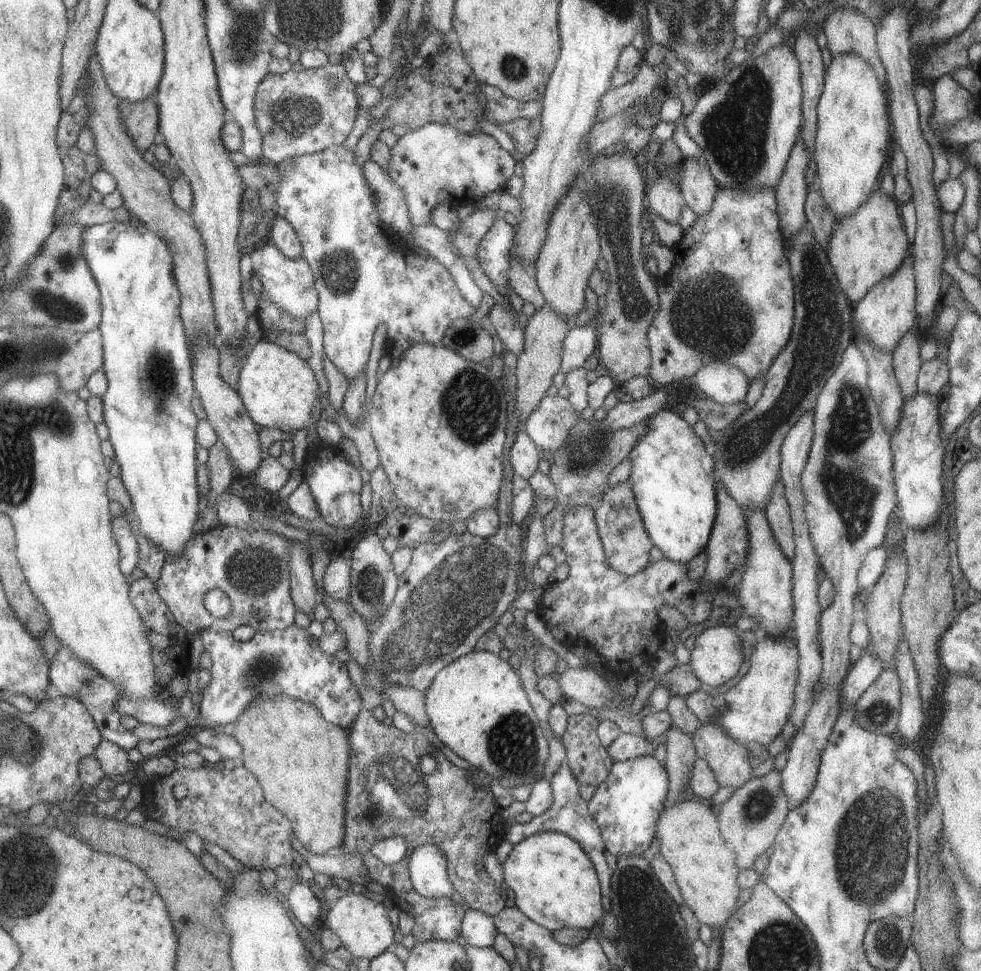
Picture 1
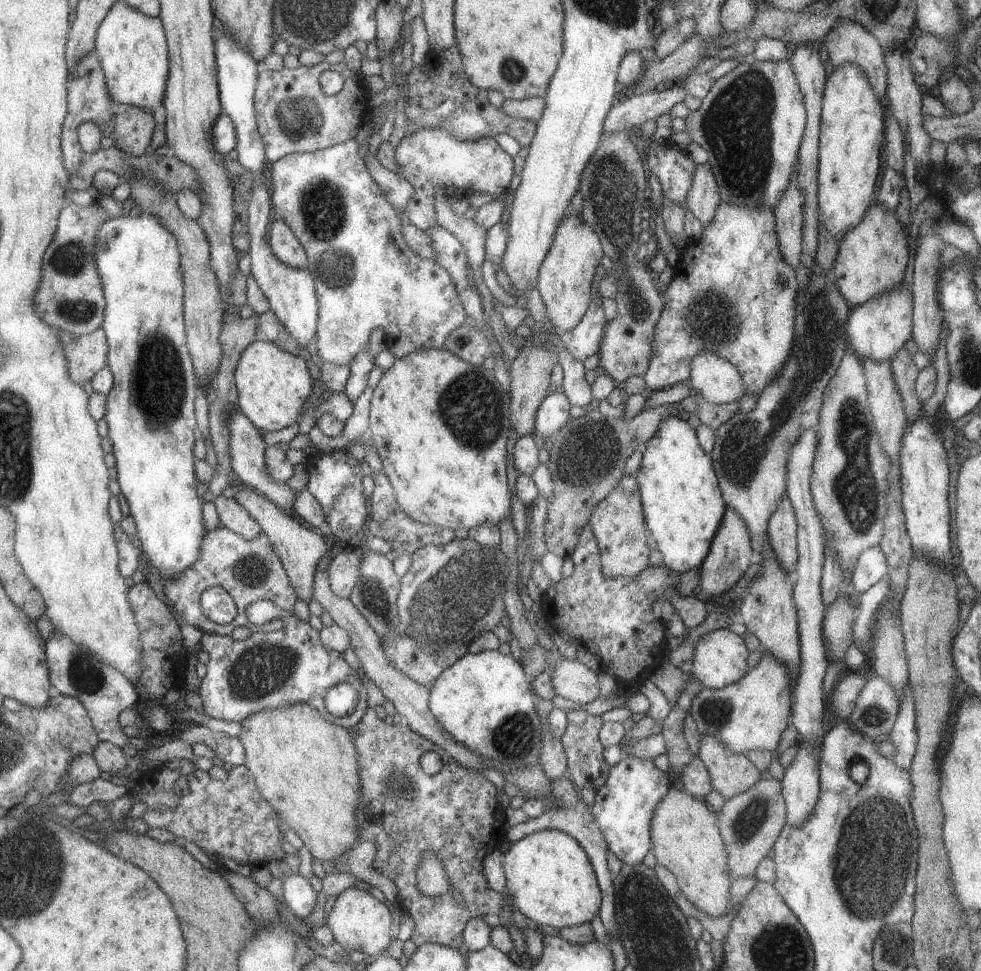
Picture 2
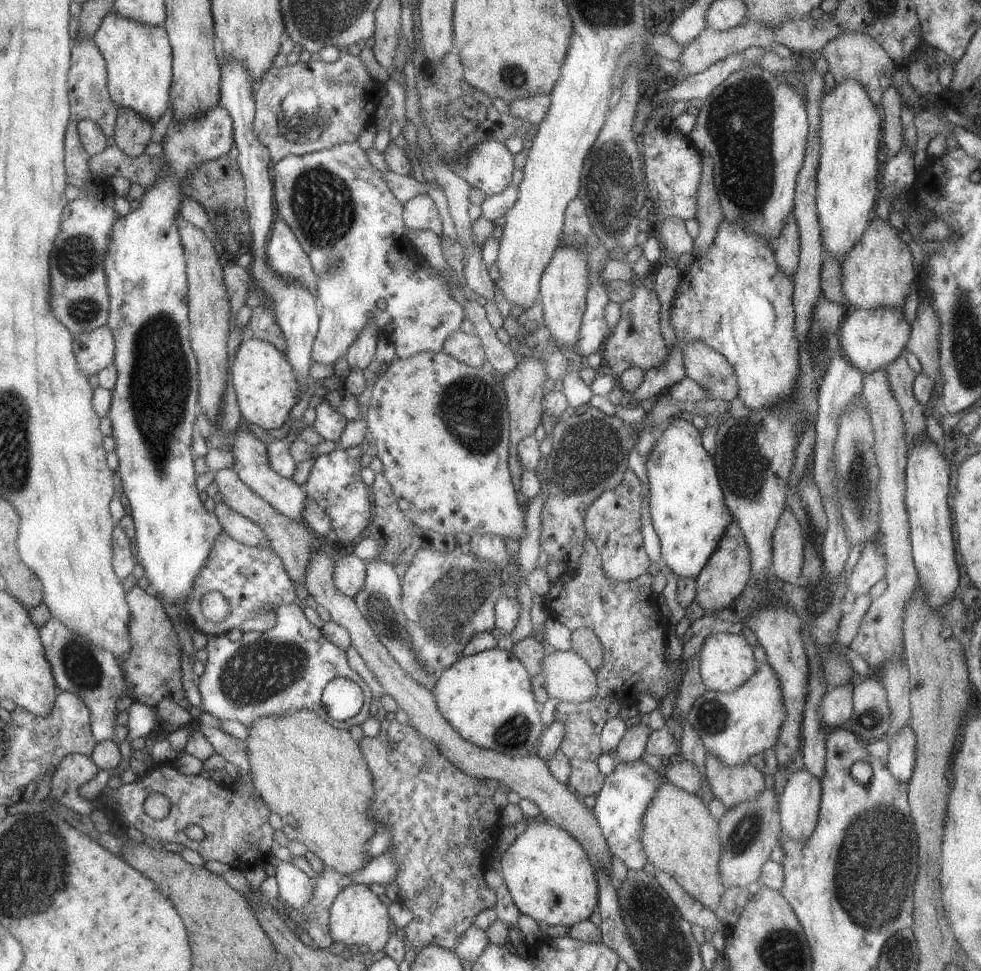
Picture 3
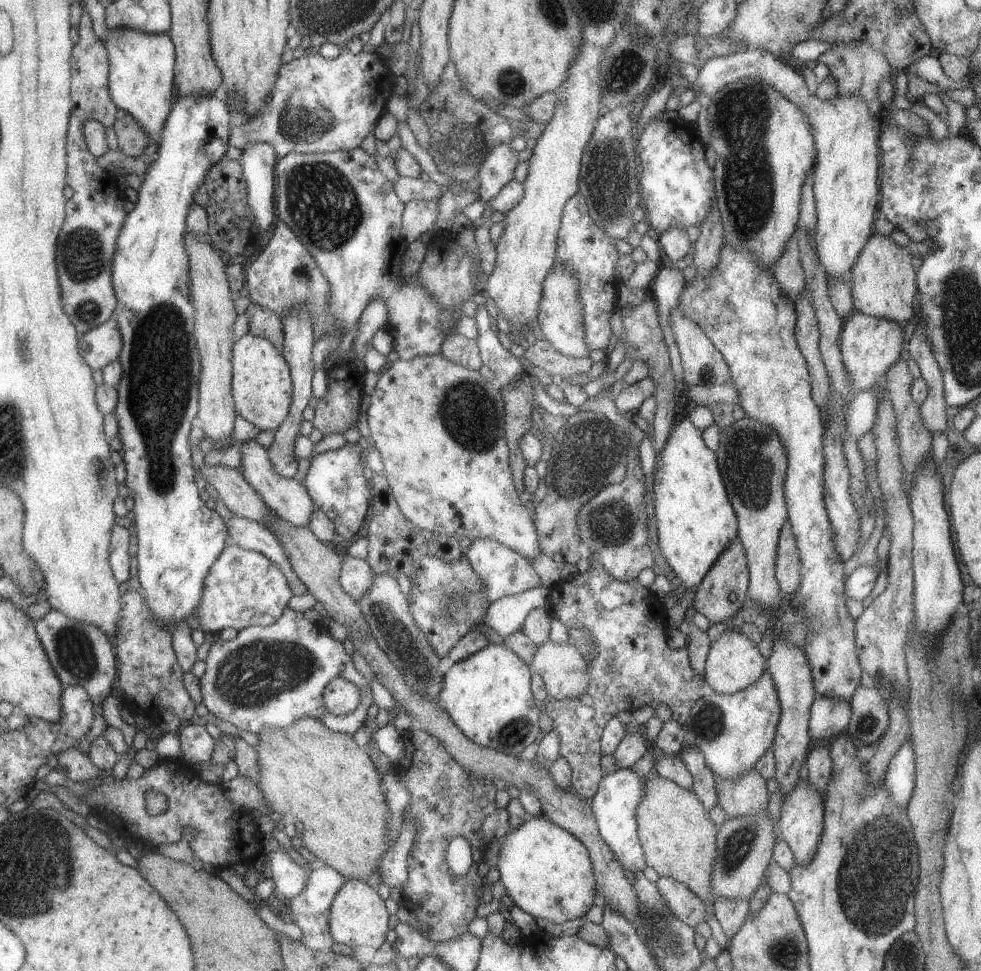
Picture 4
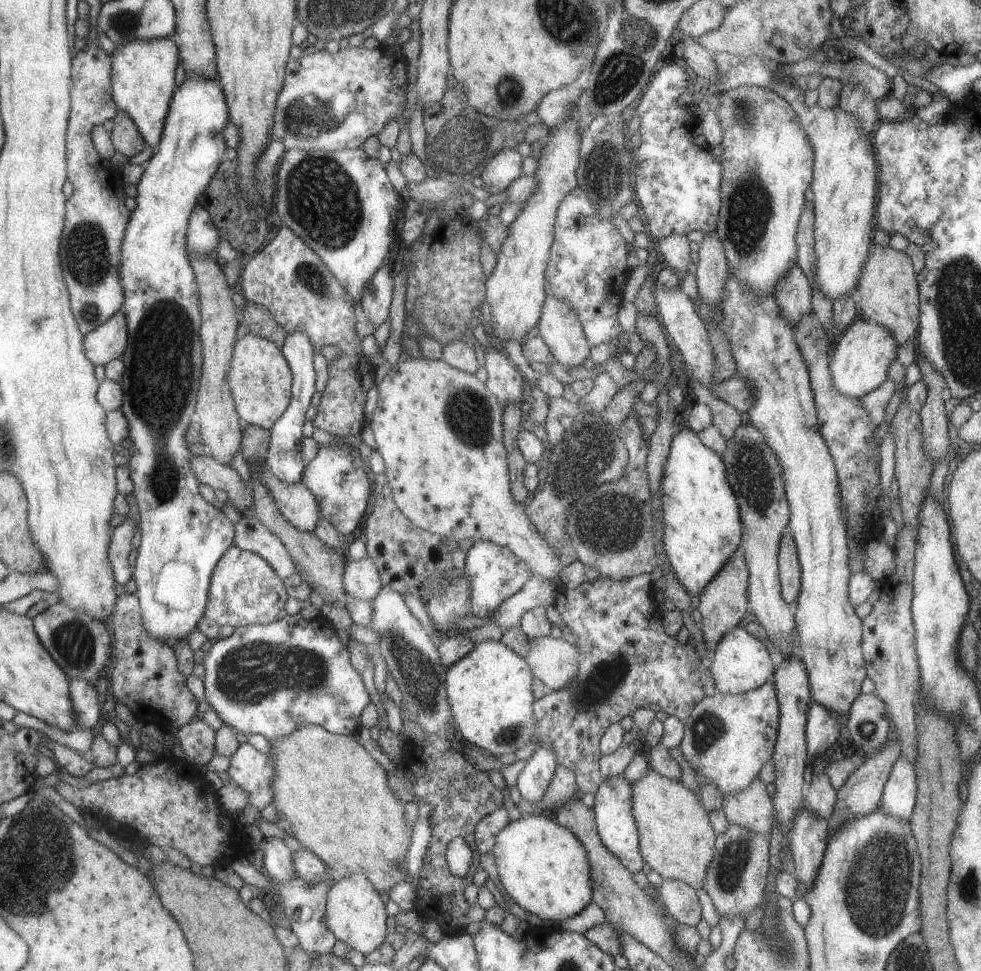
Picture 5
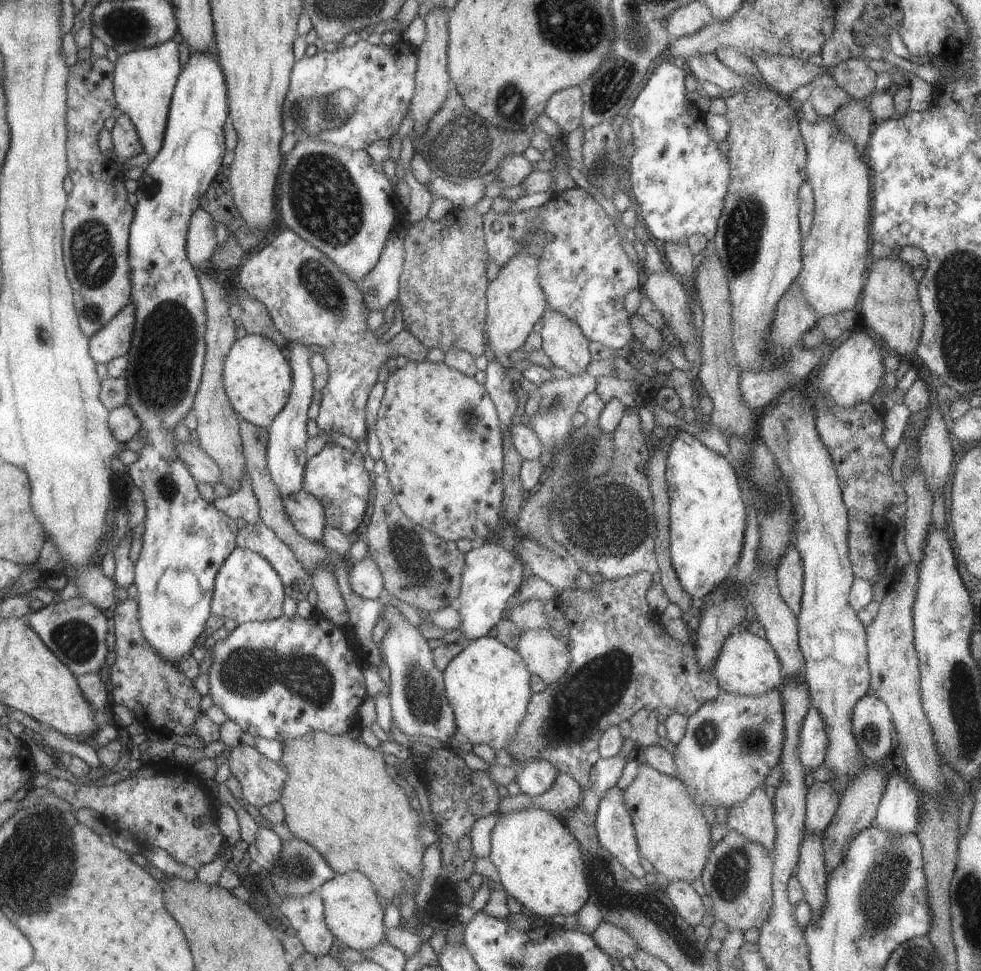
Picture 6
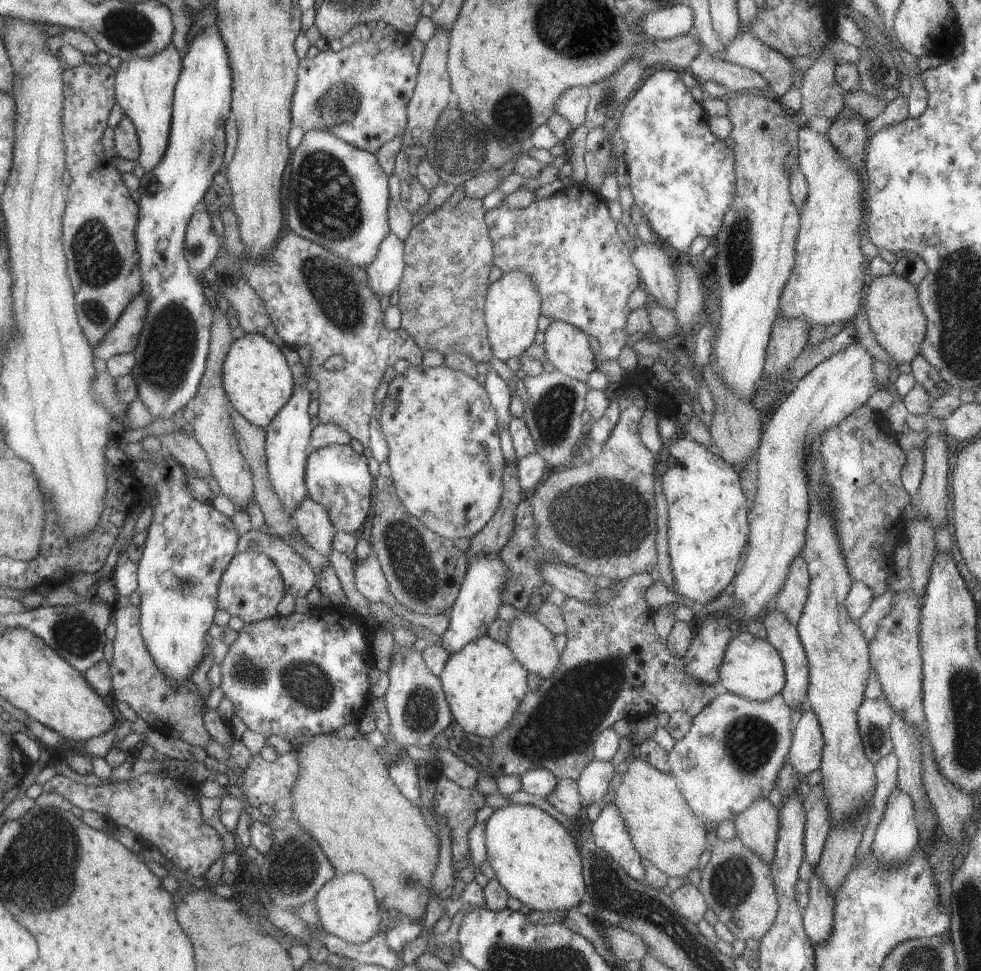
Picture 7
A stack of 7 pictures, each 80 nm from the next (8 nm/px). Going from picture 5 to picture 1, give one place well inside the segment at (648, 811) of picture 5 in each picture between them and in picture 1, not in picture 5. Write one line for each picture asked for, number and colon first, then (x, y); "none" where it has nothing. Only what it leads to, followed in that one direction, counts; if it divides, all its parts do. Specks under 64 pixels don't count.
1: (703, 865)
2: (685, 840)
3: (679, 836)
4: (678, 838)

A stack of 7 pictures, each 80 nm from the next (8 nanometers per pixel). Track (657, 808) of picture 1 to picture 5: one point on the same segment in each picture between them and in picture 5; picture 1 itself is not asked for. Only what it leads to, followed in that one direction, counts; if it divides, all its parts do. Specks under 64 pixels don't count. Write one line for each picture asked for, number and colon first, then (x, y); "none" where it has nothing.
2: (622, 807)
3: (618, 807)
4: (614, 803)
5: (612, 806)

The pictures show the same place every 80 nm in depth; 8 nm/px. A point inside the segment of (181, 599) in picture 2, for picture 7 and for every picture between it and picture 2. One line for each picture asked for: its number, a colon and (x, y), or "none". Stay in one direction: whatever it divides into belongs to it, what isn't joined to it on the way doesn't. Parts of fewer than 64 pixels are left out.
3: (252, 580)
4: (242, 588)
5: (243, 590)
6: (246, 588)
7: (249, 588)

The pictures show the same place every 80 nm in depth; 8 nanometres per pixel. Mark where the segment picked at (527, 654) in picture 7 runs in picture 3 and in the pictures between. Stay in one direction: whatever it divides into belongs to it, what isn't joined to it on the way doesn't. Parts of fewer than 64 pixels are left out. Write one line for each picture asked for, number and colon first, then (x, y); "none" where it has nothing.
3: (568, 678)
4: (563, 669)
5: (553, 661)
6: (545, 656)

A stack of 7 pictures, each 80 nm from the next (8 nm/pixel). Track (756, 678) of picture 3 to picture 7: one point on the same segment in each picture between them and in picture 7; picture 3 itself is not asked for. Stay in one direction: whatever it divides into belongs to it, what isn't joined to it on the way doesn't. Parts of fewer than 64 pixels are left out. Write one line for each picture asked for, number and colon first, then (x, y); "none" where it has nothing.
4: (731, 731)
5: (726, 739)
6: (730, 743)
7: (730, 755)

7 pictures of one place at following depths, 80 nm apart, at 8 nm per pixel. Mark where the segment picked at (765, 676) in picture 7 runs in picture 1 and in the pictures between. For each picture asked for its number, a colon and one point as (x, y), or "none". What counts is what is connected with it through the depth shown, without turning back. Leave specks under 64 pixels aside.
1: (716, 656)
2: (719, 658)
3: (726, 660)
4: (732, 662)
5: (739, 663)
6: (746, 664)

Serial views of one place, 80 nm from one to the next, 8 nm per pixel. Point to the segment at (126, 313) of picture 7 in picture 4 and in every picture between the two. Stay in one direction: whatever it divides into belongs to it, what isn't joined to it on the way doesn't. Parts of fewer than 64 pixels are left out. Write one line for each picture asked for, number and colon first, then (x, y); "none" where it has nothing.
4: (99, 346)
5: (106, 342)
6: (113, 340)

